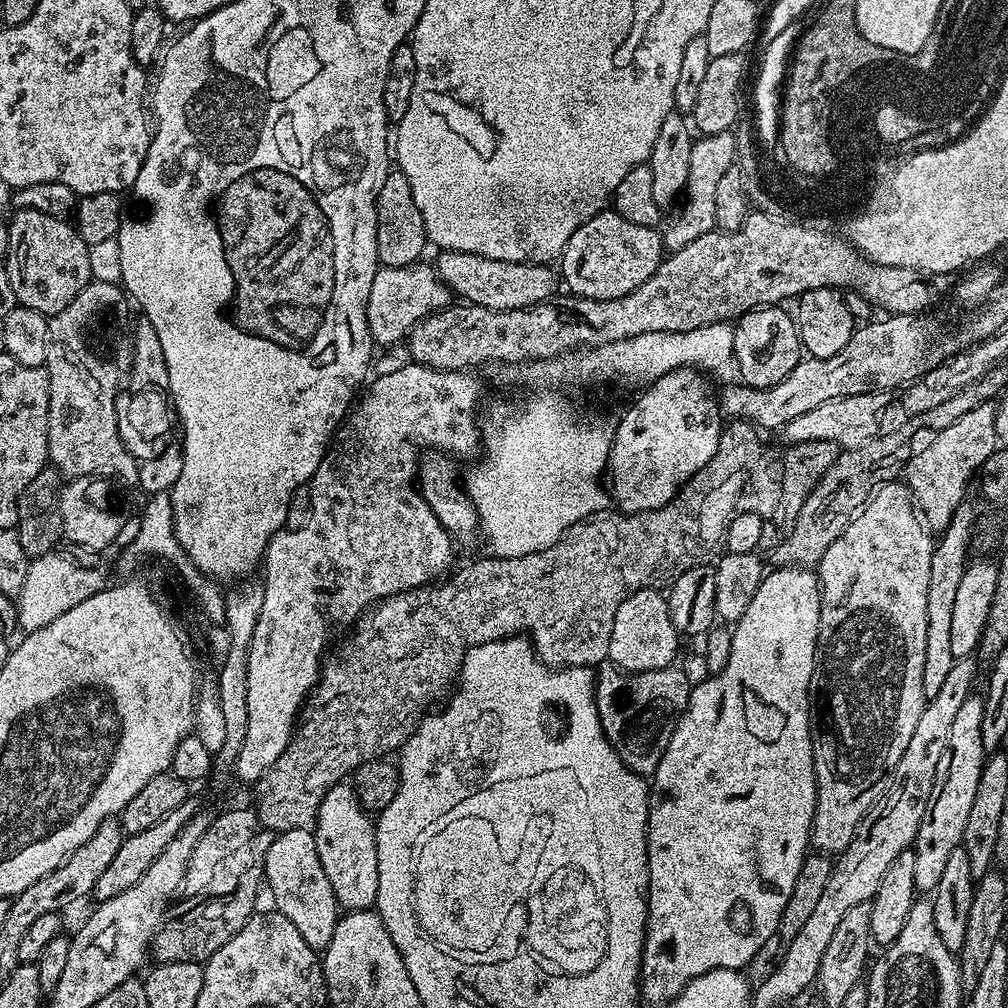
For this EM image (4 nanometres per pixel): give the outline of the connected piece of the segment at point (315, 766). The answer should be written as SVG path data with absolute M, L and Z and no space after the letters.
M733 419L729 424L732 425L729 428L727 425L720 433L718 450L714 454L714 458L710 458L710 462L706 462L706 466L702 466L702 470L698 470L698 474L690 477L680 487L675 498L666 506L649 512L627 513L619 510L594 512L591 516L587 516L585 520L577 522L569 532L564 533L563 538L558 542L554 542L554 546L550 546L546 550L538 550L534 554L522 554L518 558L476 560L473 564L468 564L465 568L460 568L457 572L453 571L451 573L454 580L451 586L448 586L445 582L436 582L431 586L412 588L409 592L400 592L396 596L386 596L383 600L373 604L368 611L363 612L355 624L352 625L347 635L343 637L345 640L340 645L337 643L325 655L320 665L320 679L316 687L308 694L292 741L286 746L286 750L282 750L282 756L278 758L278 762L274 762L274 766L270 766L270 770L262 773L254 785L254 791L256 791L254 811L259 827L261 829L269 828L269 833L272 834L279 834L295 828L312 828L316 823L318 806L322 802L322 798L326 798L326 790L347 781L355 773L358 766L362 766L371 760L381 759L385 754L388 754L391 748L399 750L404 747L404 743L412 737L412 732L419 726L426 713L435 705L432 703L440 695L443 697L457 683L460 667L464 665L464 656L468 653L469 648L474 647L474 645L485 644L491 640L505 640L506 637L517 634L527 634L532 641L532 647L536 649L537 657L549 666L563 666L567 669L599 666L608 660L610 630L614 630L614 614L618 614L618 606L622 606L622 602L626 602L626 598L638 590L660 588L675 580L680 573L690 570L694 566L712 564L725 551L724 535L730 526L730 522L734 522L737 514L757 512L763 520L779 529L782 534L791 532L792 527L796 524L798 514L802 510L802 502L806 502L810 490L814 490L814 486L822 478L822 474L826 474L826 470L830 470L830 466L836 461L838 455L837 445L825 440L807 440L801 444L788 444L775 452L774 449L767 448L760 441L761 433L756 425L749 424L746 420L737 419Z

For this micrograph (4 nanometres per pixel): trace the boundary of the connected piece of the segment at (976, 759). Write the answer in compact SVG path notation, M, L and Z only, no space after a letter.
M973 694L966 698L966 702L962 702L958 715L954 717L950 738L946 741L946 750L942 750L942 759L938 762L938 770L934 774L930 802L922 818L922 826L918 826L916 843L911 847L914 854L914 886L917 893L935 892L950 854L954 849L961 847L966 830L966 818L970 815L970 806L974 803L974 793L978 791L978 778L982 774L982 766L986 759L982 746L983 713L983 695Z

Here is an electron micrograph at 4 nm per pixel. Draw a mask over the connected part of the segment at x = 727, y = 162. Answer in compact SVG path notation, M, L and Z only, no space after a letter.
M731 131L700 138L693 143L690 150L690 178L684 187L684 195L675 209L676 216L669 218L668 225L666 220L662 228L662 239L668 252L682 250L682 246L694 242L694 238L702 238L702 234L716 228L714 198L718 191L718 182L722 174L726 174L726 170L730 170L737 163L736 158L738 158L736 137Z

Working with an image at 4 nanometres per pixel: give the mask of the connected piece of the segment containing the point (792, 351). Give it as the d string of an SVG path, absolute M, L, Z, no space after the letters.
M780 306L756 308L735 321L734 334L734 365L740 371L739 379L752 388L769 388L794 370L802 359L800 335L796 329L796 321L791 315L784 313Z

